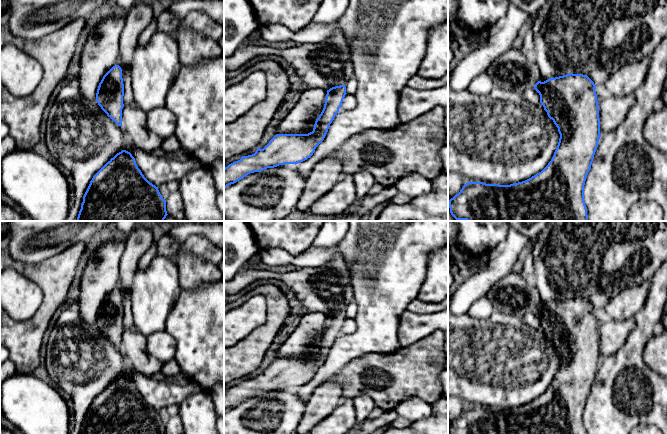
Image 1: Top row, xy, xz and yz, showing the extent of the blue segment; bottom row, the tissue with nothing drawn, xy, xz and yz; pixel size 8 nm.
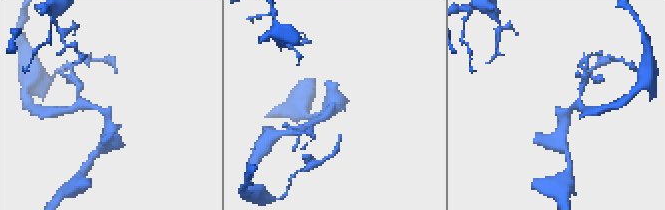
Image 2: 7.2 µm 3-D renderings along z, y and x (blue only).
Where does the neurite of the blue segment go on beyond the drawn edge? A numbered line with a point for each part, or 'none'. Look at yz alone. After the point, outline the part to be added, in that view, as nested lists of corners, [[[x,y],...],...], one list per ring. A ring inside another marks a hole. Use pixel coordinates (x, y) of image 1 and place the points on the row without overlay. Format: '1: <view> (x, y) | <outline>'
1: yz (513, 294) | [[[512,271],[497,281],[486,297],[492,302],[494,310],[516,315],[520,318],[534,312],[539,305],[539,291],[519,271]]]

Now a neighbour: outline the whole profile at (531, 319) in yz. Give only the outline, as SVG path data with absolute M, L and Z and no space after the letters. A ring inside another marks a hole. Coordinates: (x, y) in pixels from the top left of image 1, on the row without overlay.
M528 312L524 316L524 321L527 325L534 329L540 328L540 319L534 312Z

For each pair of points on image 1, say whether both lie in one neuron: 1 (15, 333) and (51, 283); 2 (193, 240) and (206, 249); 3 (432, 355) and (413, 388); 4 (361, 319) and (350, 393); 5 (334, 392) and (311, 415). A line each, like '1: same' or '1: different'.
1: same
2: same
3: same
4: different
5: same

